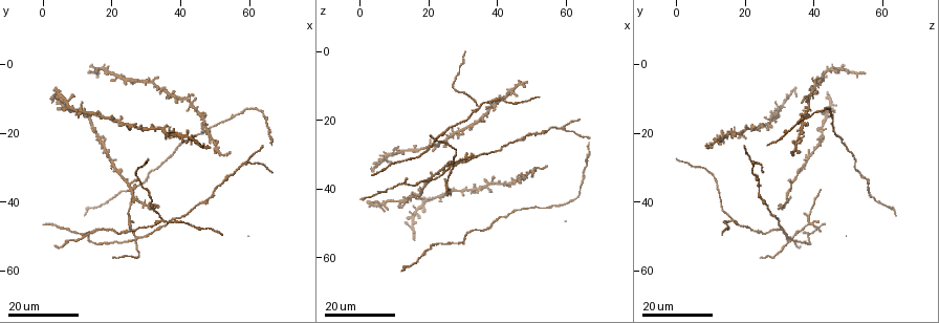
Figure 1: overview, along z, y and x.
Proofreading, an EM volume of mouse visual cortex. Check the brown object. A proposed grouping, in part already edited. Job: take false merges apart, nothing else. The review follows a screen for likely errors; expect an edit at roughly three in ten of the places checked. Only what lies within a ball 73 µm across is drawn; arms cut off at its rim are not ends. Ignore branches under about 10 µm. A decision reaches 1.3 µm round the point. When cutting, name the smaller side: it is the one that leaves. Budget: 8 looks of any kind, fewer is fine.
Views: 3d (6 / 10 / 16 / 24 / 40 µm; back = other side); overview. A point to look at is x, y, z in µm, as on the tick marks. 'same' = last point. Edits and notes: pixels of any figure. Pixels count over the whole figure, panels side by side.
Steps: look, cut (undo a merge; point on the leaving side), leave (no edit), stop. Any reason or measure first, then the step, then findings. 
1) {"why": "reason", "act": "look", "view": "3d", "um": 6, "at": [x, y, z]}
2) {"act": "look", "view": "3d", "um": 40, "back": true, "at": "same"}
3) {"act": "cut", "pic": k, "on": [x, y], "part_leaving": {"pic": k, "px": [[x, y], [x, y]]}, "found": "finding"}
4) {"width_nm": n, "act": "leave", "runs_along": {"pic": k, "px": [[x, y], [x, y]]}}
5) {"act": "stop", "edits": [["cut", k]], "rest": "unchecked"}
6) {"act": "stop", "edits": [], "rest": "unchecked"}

{"act": "look", "view": "3d", "um": 24, "at": [27.5, 51.0, 33.5]}

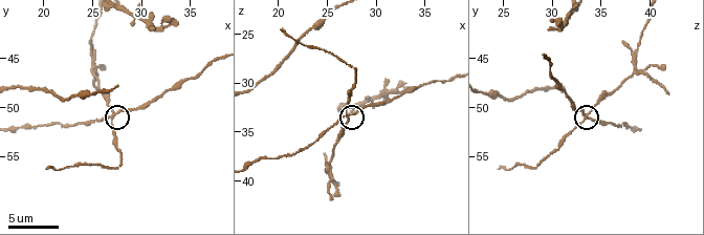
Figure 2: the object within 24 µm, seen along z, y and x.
{"act": "look", "view": "3d", "um": 6, "at": [27.2, 50.8, 33.6]}

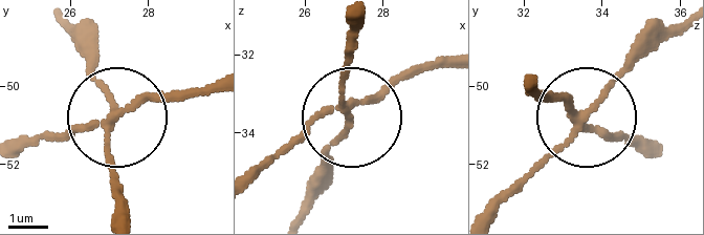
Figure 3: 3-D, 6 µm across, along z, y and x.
{"width_nm": 150, "act": "cut", "pic": 3, "on": [96, 80], "part_leaving": {"pic": 3, "px": [[577, 120], [684, 29]]}, "found": "a second neuron is stuck on"}

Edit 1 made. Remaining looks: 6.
{"act": "look", "view": "3d", "um": 16, "at": [47.5, 39.5, 25.5]}

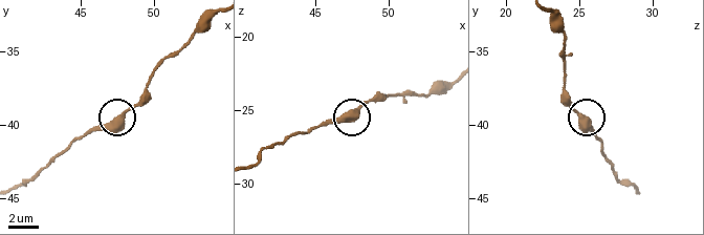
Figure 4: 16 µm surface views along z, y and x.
{"why": "closer look", "act": "look", "view": "3d", "um": 10, "at": [47.6, 40.0, 25.6]}

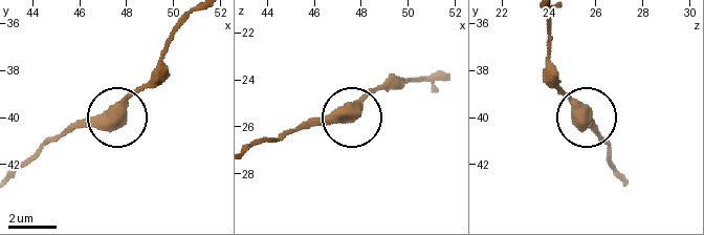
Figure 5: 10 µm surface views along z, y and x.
{"side_arm_um": 28, "act": "leave", "found": "one neuron here"}

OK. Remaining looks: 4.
{"why": "arms part here", "act": "look", "view": "3d", "um": 16, "at": [35.0, 46.0, 16.0]}

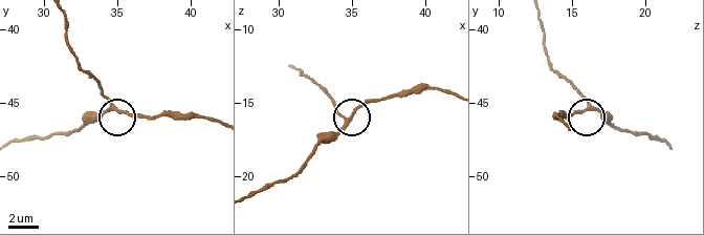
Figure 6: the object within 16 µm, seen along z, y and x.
{"act": "look", "view": "3d", "um": 6, "at": [34.6, 45.4, 16.4]}

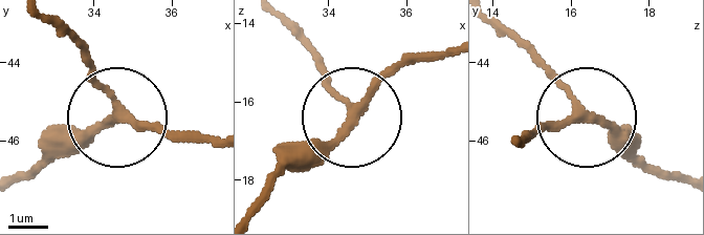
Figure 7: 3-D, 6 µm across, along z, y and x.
{"why": "from behind", "act": "look", "view": "3d", "um": 6, "back": true, "at": [34.70, 45.30, 16.20]}

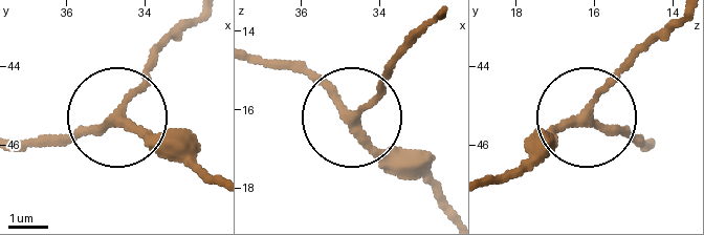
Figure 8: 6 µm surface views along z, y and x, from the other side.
{"arms": 3, "act": "leave", "found": "one neuron here"}

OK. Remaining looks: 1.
{"act": "stop", "edits": [["cut", 3]], "rest": "unchecked"}

